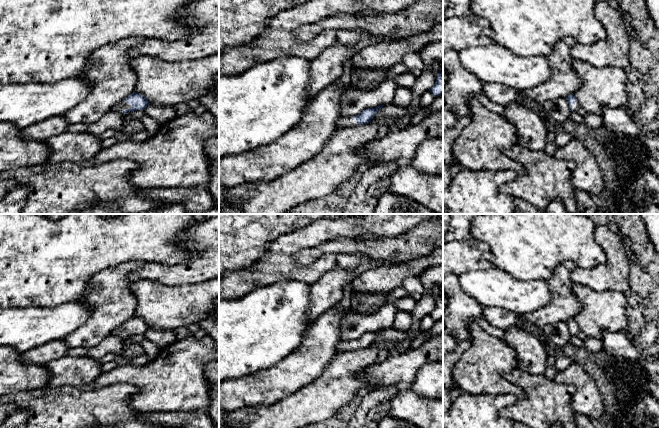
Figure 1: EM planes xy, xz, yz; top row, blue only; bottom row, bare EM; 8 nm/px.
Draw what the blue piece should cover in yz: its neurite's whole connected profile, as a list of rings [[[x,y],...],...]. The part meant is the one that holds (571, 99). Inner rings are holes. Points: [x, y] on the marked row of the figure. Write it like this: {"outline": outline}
{"outline": [[[574,94],[567,96],[566,100],[570,106],[571,112],[578,112],[581,109],[581,106],[580,106],[580,104]]]}

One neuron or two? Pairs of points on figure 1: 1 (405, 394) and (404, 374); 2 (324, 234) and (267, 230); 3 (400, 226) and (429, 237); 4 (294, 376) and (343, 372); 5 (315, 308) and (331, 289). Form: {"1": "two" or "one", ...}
{"1": "two", "2": "two", "3": "two", "4": "two", "5": "one"}

